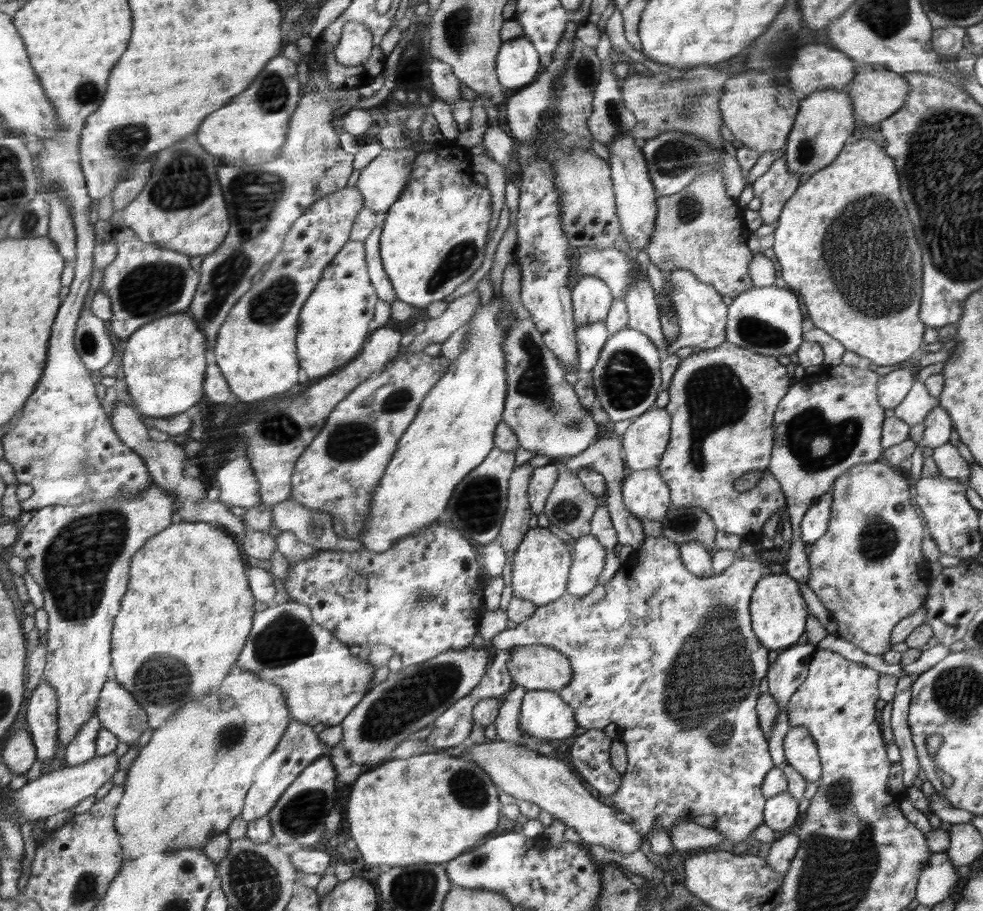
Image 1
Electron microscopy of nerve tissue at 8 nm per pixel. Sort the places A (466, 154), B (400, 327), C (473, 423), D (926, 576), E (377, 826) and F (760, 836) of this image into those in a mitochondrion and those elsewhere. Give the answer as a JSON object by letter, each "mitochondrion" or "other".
{"A":"other","B":"other","C":"other","D":"other","E":"other","F":"other"}

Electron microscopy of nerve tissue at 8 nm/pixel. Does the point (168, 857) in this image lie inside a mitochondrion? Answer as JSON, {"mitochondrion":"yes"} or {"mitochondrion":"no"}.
{"mitochondrion":"no"}

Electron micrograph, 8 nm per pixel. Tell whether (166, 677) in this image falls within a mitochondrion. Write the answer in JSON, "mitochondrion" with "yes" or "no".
{"mitochondrion":"yes"}

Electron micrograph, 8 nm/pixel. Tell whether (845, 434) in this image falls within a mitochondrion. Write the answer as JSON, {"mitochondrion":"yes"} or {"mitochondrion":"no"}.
{"mitochondrion":"yes"}

